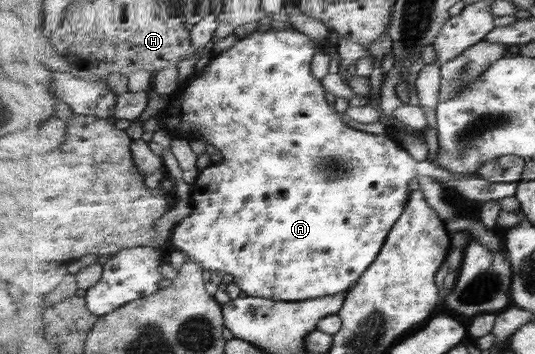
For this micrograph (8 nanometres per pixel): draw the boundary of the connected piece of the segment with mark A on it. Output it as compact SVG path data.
M293 26L281 31L269 30L267 32L252 32L242 39L238 39L232 47L225 52L214 55L208 65L200 72L194 72L187 83L175 91L176 98L170 107L164 108L162 118L164 129L168 129L174 138L202 139L206 144L214 146L222 156L218 163L201 170L196 182L185 192L190 196L194 205L192 215L182 220L173 231L169 247L186 253L196 263L200 263L205 271L211 273L229 273L233 276L233 283L252 298L265 298L284 302L309 301L337 294L348 294L362 278L362 275L376 261L383 250L388 236L396 222L402 217L408 200L410 199L410 181L414 177L426 175L436 179L445 187L452 187L460 193L461 199L474 200L475 202L499 201L504 197L517 195L518 182L496 183L482 179L478 175L454 174L446 170L444 166L431 162L430 160L415 161L412 155L402 146L400 142L387 132L372 134L371 132L359 131L344 123L342 115L326 99L326 89L322 81L312 71L314 56L317 52L317 44Z

